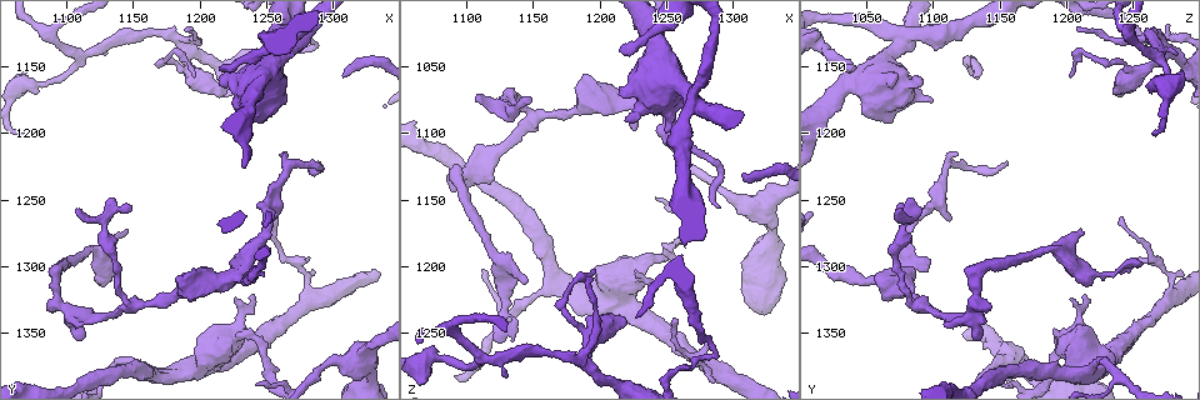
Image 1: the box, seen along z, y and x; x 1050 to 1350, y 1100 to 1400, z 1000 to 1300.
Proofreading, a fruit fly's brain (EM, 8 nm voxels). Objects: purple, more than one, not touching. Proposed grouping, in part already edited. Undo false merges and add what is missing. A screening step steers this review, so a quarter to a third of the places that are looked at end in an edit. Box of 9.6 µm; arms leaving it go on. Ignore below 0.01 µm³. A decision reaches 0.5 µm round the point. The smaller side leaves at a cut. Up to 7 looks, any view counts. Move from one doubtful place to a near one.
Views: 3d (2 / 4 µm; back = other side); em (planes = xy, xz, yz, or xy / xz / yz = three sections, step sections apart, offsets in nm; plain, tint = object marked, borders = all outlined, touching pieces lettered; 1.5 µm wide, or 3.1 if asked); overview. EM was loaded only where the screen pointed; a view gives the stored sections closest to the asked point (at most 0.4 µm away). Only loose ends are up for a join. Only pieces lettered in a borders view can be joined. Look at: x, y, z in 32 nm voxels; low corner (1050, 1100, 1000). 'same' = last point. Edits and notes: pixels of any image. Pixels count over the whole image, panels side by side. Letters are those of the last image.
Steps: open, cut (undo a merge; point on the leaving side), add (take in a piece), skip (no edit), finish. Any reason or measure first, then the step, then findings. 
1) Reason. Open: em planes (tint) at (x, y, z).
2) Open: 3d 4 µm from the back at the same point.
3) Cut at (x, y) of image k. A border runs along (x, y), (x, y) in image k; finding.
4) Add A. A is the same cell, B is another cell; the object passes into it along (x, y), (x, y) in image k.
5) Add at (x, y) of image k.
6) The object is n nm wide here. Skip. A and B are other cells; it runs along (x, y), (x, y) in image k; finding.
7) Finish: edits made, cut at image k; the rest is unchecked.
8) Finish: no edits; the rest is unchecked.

Sharp bend. Open: 3d 4 µm at (1180, 1140, 1212).

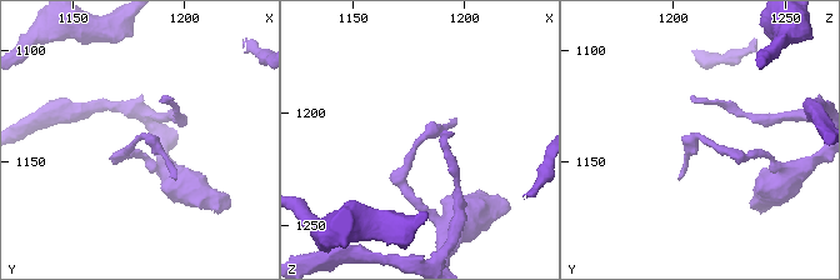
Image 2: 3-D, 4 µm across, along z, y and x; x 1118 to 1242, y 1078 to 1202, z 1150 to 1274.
Now the EM. Open: em yz step 4 (tint) at (1179, 1139, 1212).

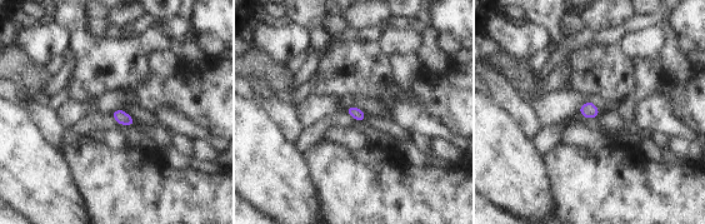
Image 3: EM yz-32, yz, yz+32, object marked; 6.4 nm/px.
Another direction. Open: em planes (borders) at the same point.

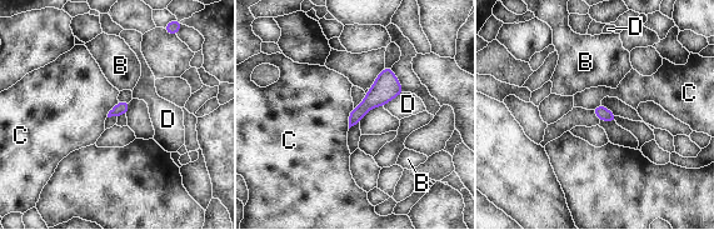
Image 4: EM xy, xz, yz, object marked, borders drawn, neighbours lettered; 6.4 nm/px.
Skip. B, C and D are other cells; a border runs along (353, 106), (349, 113), (348, 128) in image 4; all the same cell.

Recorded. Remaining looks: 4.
Branch stops here. Open: em xz step 4 (borders) at (1306, 1156, 1130).

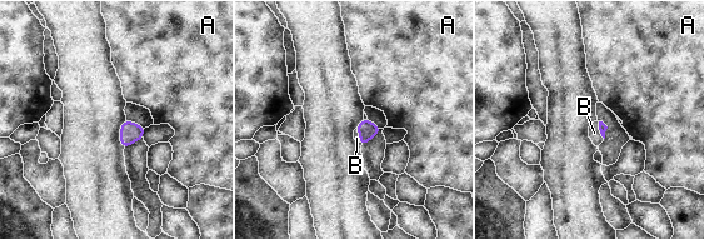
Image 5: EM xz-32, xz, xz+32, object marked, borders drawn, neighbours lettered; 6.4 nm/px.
The longest contact is with B, 120 nm. Add B. B is the same cell, A is another cell; the object passes into it along (603, 128), (599, 129), (594, 133) in image 5; the cell continues.

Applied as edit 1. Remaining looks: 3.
Open: overview.

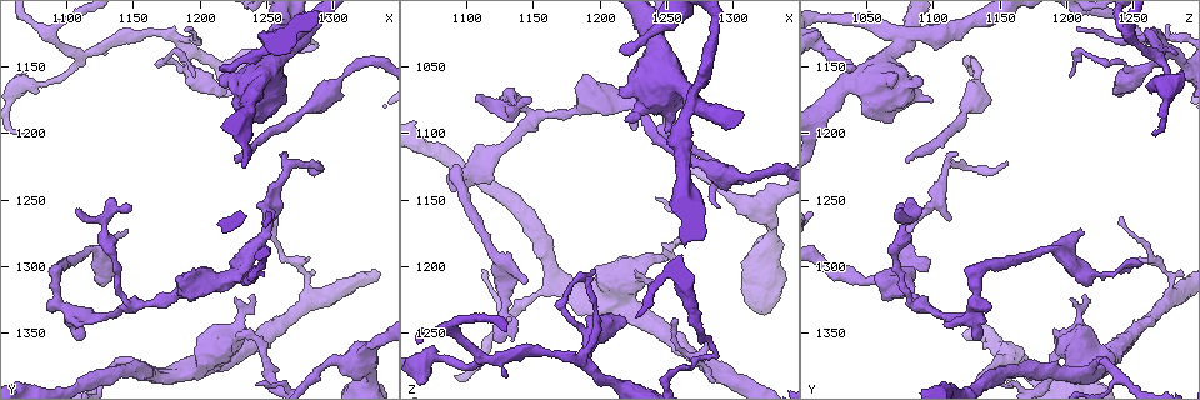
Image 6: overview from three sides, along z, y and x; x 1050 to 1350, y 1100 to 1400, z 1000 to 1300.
Sudden change in width. Open: 3d 4 µm at (1230, 1350, 1212).

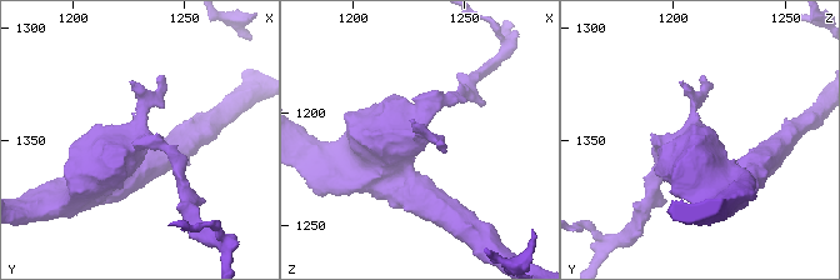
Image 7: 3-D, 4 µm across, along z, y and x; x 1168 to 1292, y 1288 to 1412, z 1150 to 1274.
Now the EM. Open: em planes (borders) at (1228, 1347, 1211).

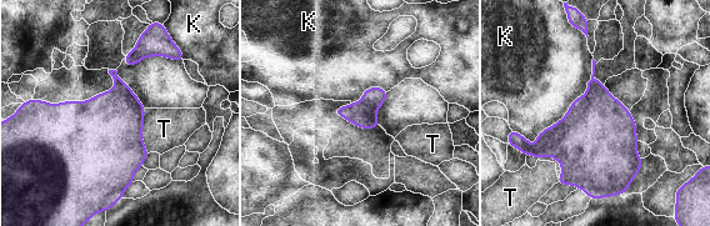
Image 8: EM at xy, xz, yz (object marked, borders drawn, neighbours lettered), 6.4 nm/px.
Cut at (556, 127) of image 8. K and T are other cells; a border runs along (588, 94), (573, 117), (530, 154) in image 8; two cells meet here.

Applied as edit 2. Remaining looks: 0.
Finish: edits made, add at image 5, cut at image 8; the rest is unchecked.

